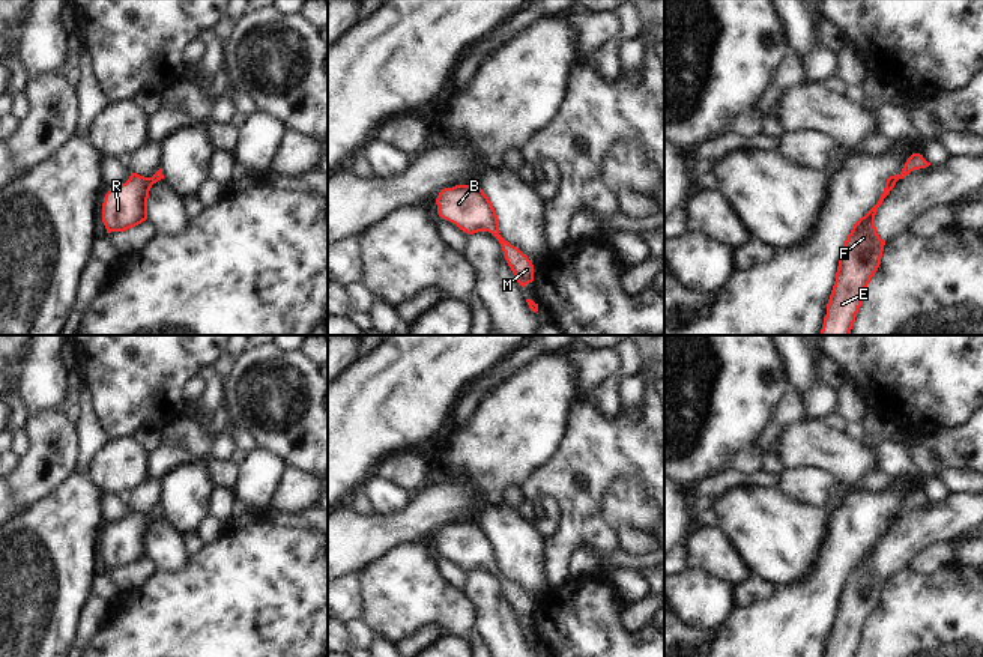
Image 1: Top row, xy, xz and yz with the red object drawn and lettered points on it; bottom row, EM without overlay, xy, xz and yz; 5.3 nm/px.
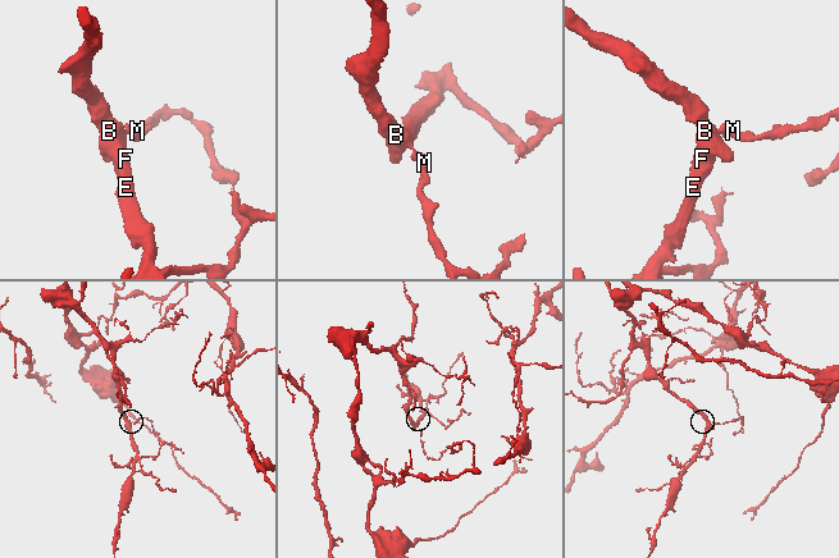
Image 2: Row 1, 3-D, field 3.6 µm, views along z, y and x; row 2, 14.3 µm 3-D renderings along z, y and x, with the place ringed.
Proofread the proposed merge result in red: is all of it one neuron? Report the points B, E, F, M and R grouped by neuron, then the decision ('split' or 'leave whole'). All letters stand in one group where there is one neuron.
B E F M R | leave whole

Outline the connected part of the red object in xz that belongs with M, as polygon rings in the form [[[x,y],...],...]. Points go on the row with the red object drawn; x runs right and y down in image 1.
[[[478,185],[443,188],[436,198],[436,204],[440,218],[455,224],[467,235],[478,232],[492,233],[499,241],[519,286],[525,287],[534,281],[534,265],[526,254],[499,235],[496,210]]]

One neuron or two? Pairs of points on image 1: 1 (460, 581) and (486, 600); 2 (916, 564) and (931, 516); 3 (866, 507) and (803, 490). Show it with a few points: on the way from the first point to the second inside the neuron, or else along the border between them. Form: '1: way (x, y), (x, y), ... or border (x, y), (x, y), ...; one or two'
1: border (469, 572), (469, 581), (465, 588); two
2: border (953, 546), (929, 546), (917, 552), (905, 567); two
3: border (845, 493), (836, 505); two

